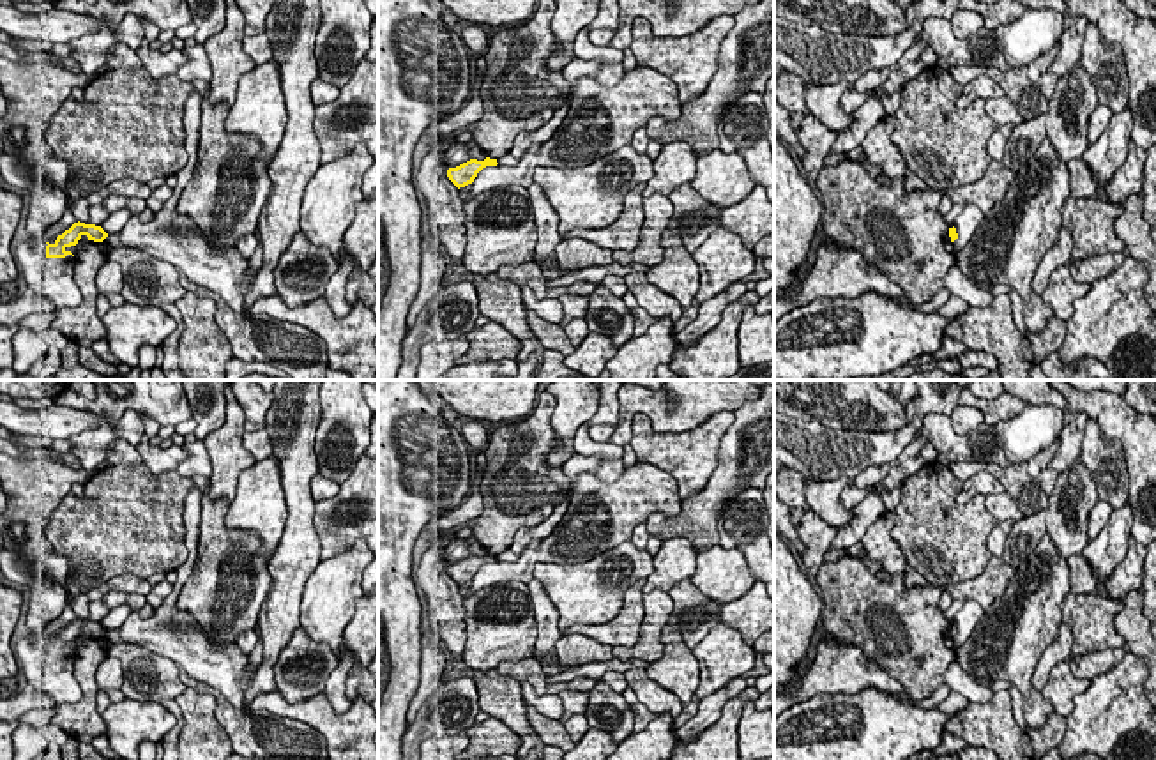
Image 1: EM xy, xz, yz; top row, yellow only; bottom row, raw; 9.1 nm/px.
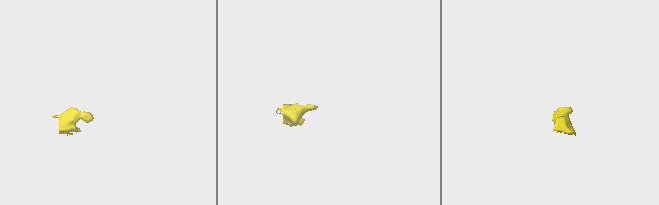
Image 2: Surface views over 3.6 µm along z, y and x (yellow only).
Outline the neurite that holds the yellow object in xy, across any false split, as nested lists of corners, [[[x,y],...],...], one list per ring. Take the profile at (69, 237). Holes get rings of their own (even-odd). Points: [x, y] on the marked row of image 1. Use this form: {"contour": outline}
{"contour": [[[78,221],[58,235],[53,244],[46,242],[46,247],[32,246],[27,240],[16,247],[28,288],[48,297],[55,308],[76,308],[81,302],[74,281],[76,262],[69,247],[76,246],[83,235],[94,242],[103,242],[108,237],[101,226]]]}

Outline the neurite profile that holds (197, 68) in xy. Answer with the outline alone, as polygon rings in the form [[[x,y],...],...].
[[[187,0],[193,23],[196,25],[196,44],[187,51],[189,60],[182,64],[179,76],[184,81],[205,80],[210,81],[210,62],[205,53],[205,41],[219,34],[226,25],[224,0]]]

